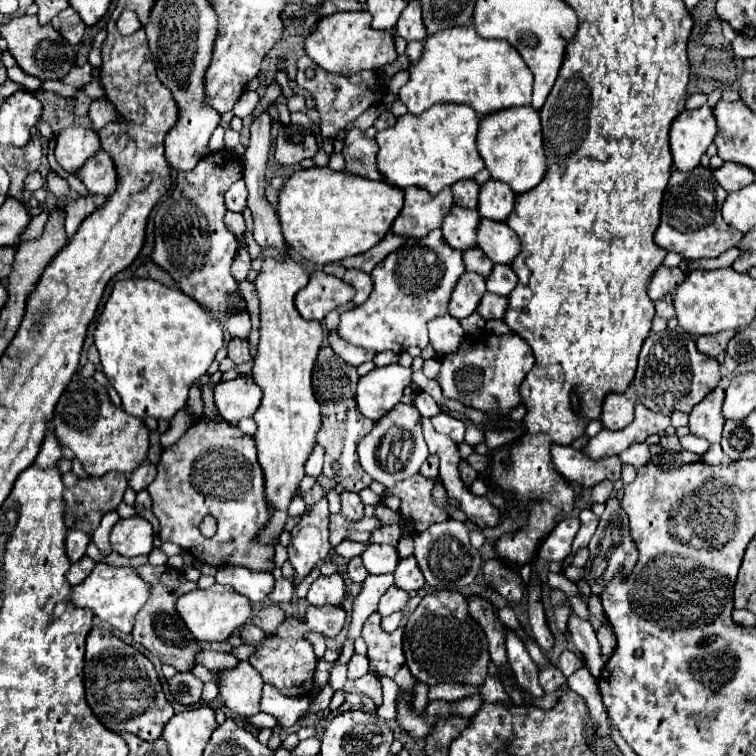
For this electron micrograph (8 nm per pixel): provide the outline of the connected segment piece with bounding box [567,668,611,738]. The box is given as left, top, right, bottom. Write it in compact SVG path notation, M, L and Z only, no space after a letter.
M579 668L571 678L567 678L567 686L569 686L569 690L577 692L585 700L585 706L591 714L593 724L595 724L595 736L597 738L611 738L609 722L607 722L607 716L603 712L603 704L599 700L597 680L591 678L585 668Z

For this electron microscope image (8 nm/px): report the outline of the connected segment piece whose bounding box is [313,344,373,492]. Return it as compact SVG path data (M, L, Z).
M323 344L319 350L315 368L313 368L313 390L315 390L317 402L321 404L321 418L323 418L321 428L317 432L317 444L325 448L325 468L323 468L325 476L327 476L327 472L333 472L331 464L337 462L341 466L341 470L339 470L339 474L335 474L335 478L349 492L359 492L371 484L371 476L367 476L367 472L363 472L363 468L359 470L359 460L357 460L357 452L355 452L357 442L373 428L373 422L369 418L365 418L357 406L355 384L353 384L357 380L359 380L357 368L349 366L327 344Z

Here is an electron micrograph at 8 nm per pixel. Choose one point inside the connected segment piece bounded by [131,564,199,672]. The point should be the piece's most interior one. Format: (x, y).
(158, 628)

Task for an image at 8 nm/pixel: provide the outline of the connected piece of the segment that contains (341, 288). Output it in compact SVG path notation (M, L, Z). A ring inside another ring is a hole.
M313 272L309 284L297 292L295 306L307 320L323 320L331 310L353 300L353 286L337 276Z

